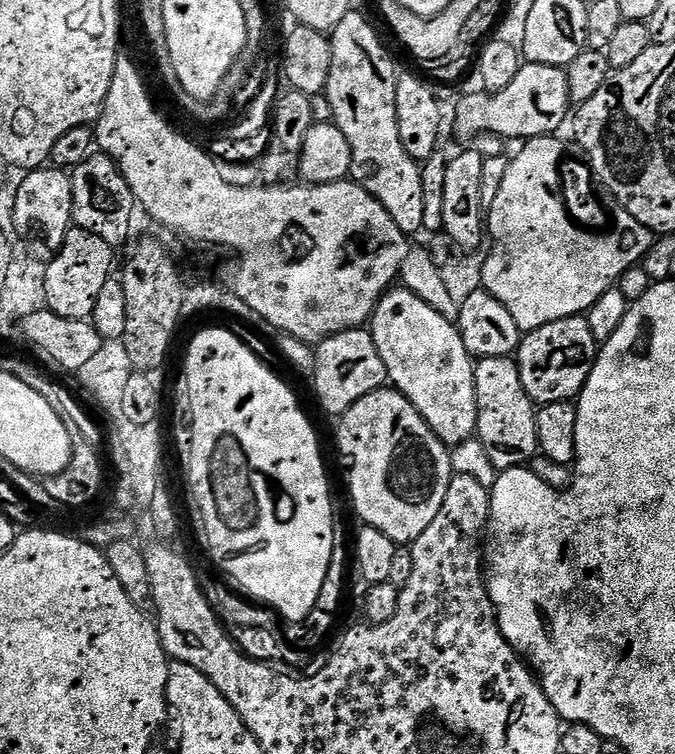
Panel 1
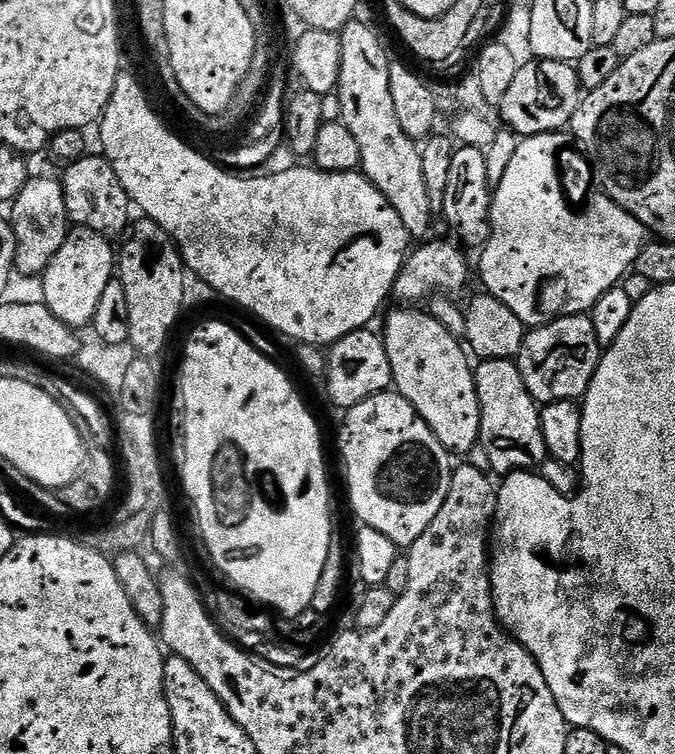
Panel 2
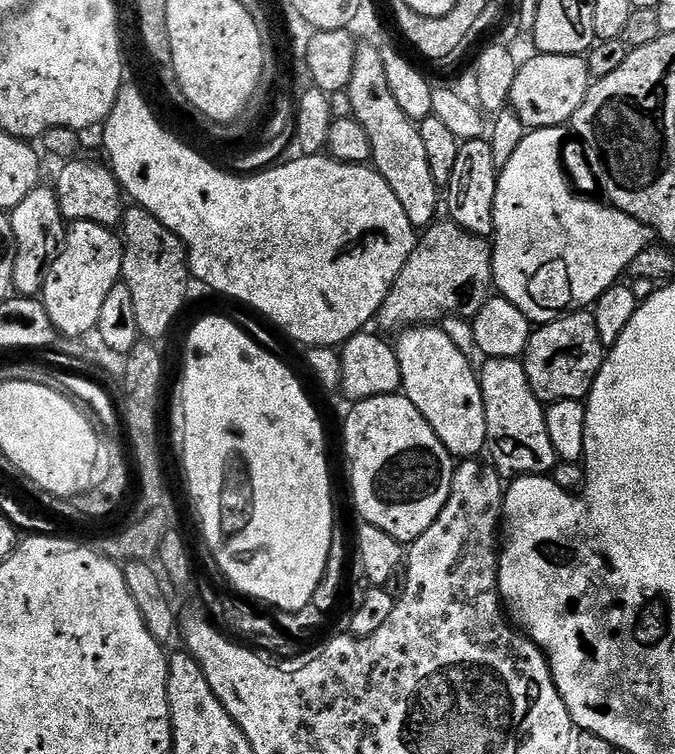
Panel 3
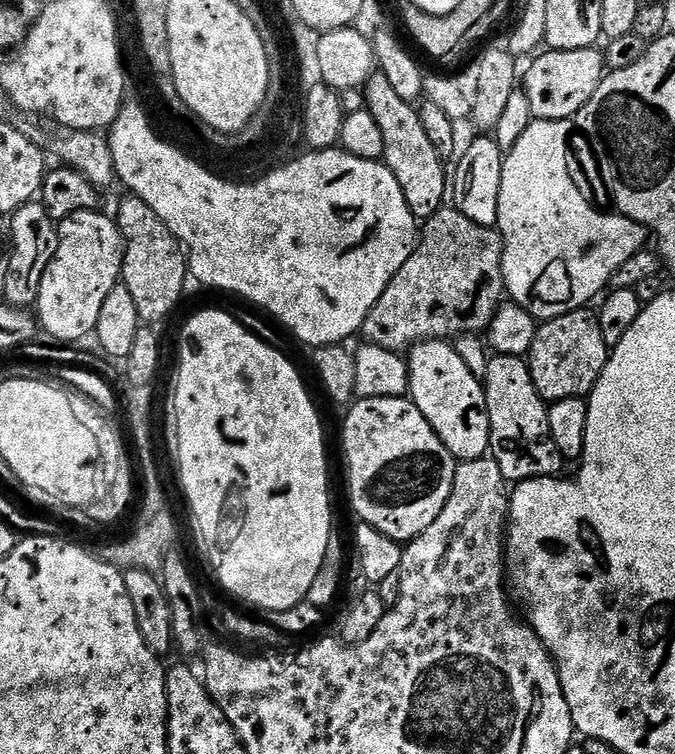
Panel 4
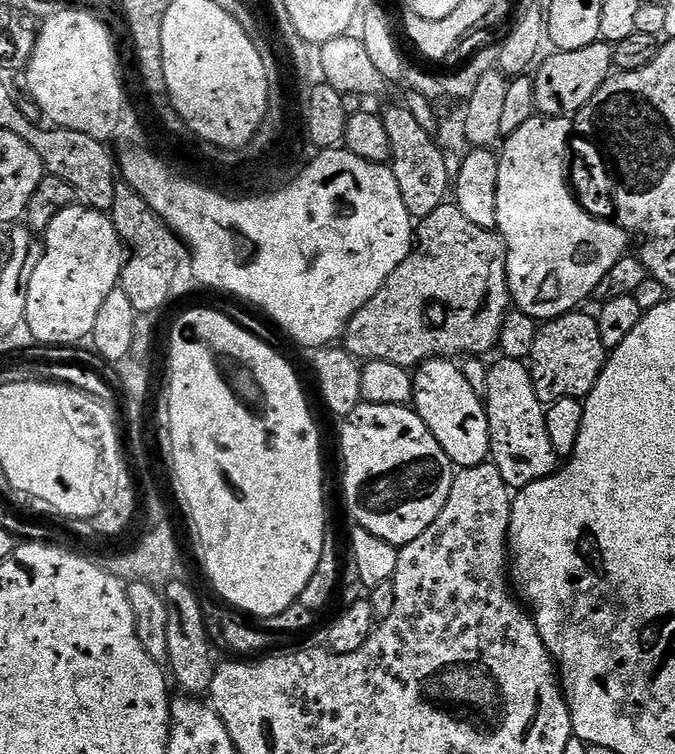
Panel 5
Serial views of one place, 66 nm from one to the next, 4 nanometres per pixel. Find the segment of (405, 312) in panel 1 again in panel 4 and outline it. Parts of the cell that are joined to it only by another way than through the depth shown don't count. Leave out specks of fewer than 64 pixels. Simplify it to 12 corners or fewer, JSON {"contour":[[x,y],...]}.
{"contour":[[443,340],[407,353],[413,404],[457,461],[490,452],[481,377]]}

